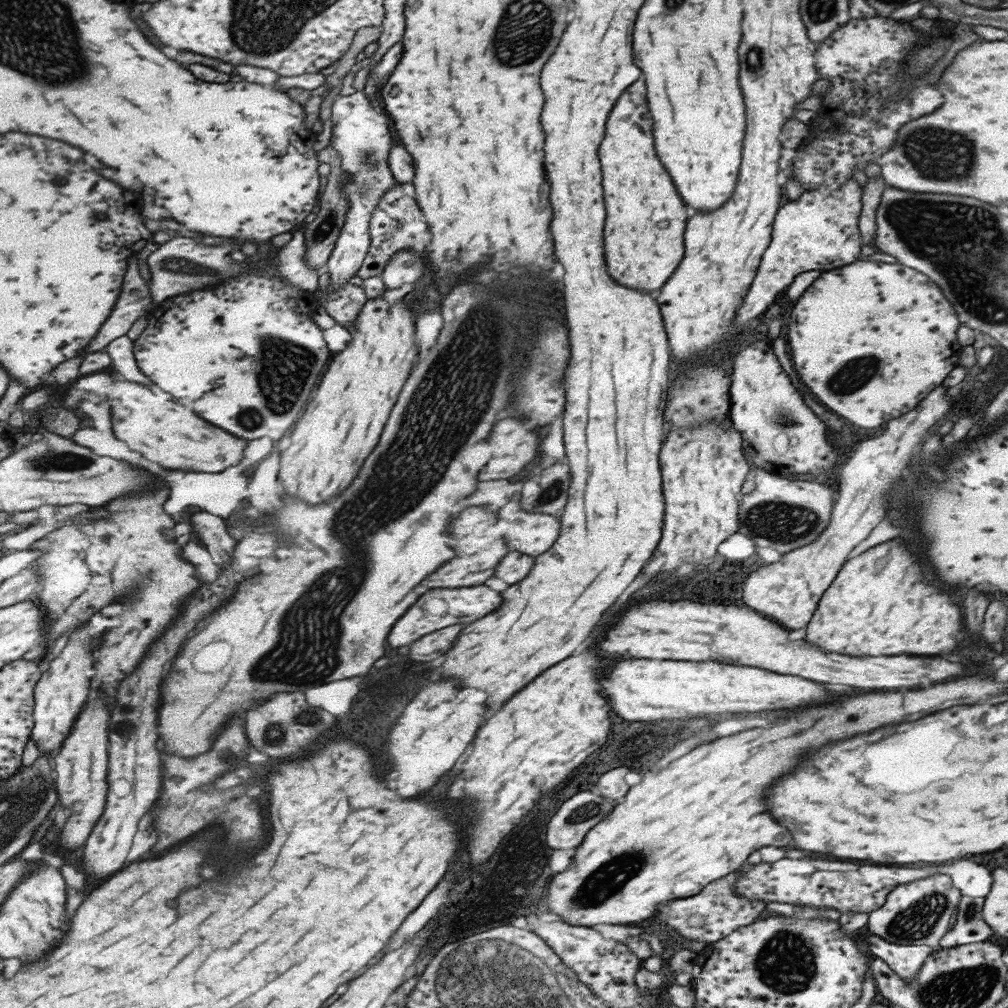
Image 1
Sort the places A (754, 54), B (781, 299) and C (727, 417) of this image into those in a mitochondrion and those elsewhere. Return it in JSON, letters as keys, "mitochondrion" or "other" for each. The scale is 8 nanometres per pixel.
{"A":"mitochondrion","B":"other","C":"other"}

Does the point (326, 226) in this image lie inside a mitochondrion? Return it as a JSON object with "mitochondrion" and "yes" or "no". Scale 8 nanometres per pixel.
{"mitochondrion":"yes"}

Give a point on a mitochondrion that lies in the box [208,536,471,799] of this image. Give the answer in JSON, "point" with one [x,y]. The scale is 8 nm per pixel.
{"point":[277,732]}

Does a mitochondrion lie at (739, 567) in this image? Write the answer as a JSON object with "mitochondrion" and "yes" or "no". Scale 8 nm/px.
{"mitochondrion":"no"}

